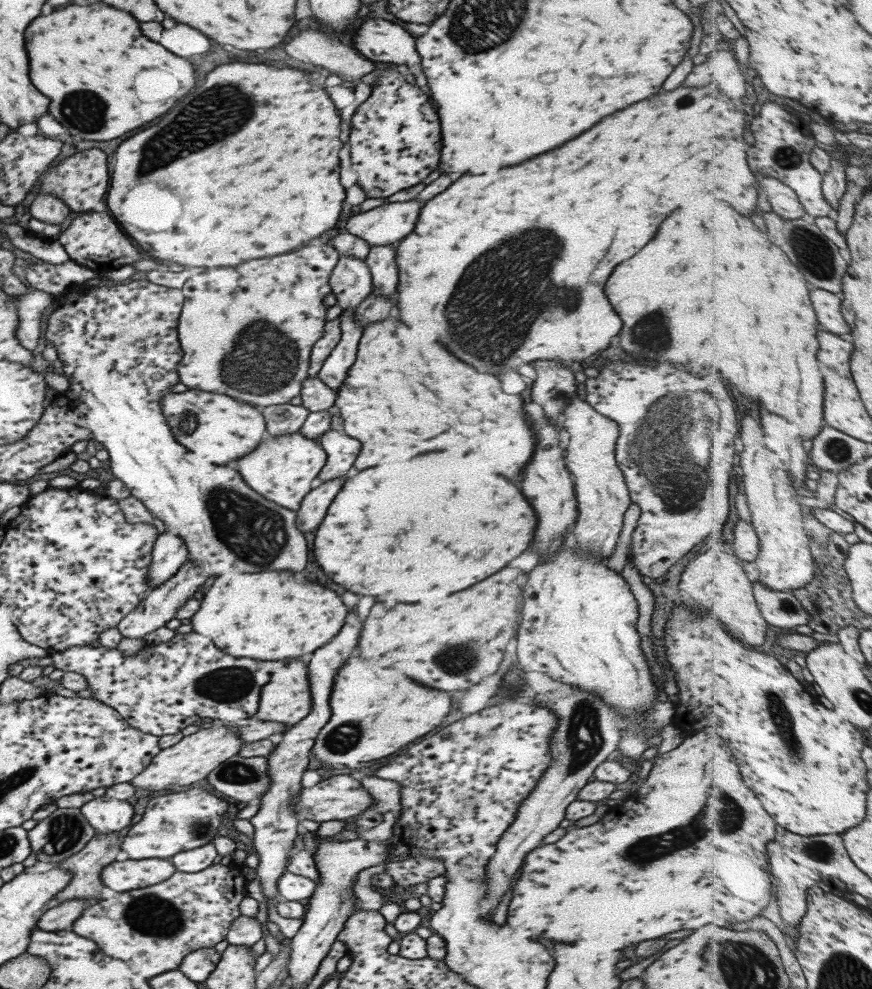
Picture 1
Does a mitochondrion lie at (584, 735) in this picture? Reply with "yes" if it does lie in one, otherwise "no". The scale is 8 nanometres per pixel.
yes

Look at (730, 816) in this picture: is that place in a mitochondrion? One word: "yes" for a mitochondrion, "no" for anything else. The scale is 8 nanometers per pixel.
yes

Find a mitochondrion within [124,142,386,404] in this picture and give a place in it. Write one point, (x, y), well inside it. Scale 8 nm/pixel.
(262, 360)

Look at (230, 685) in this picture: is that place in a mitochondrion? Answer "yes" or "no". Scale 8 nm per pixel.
yes

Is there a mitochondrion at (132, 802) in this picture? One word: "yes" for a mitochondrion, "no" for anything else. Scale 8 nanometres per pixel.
no

